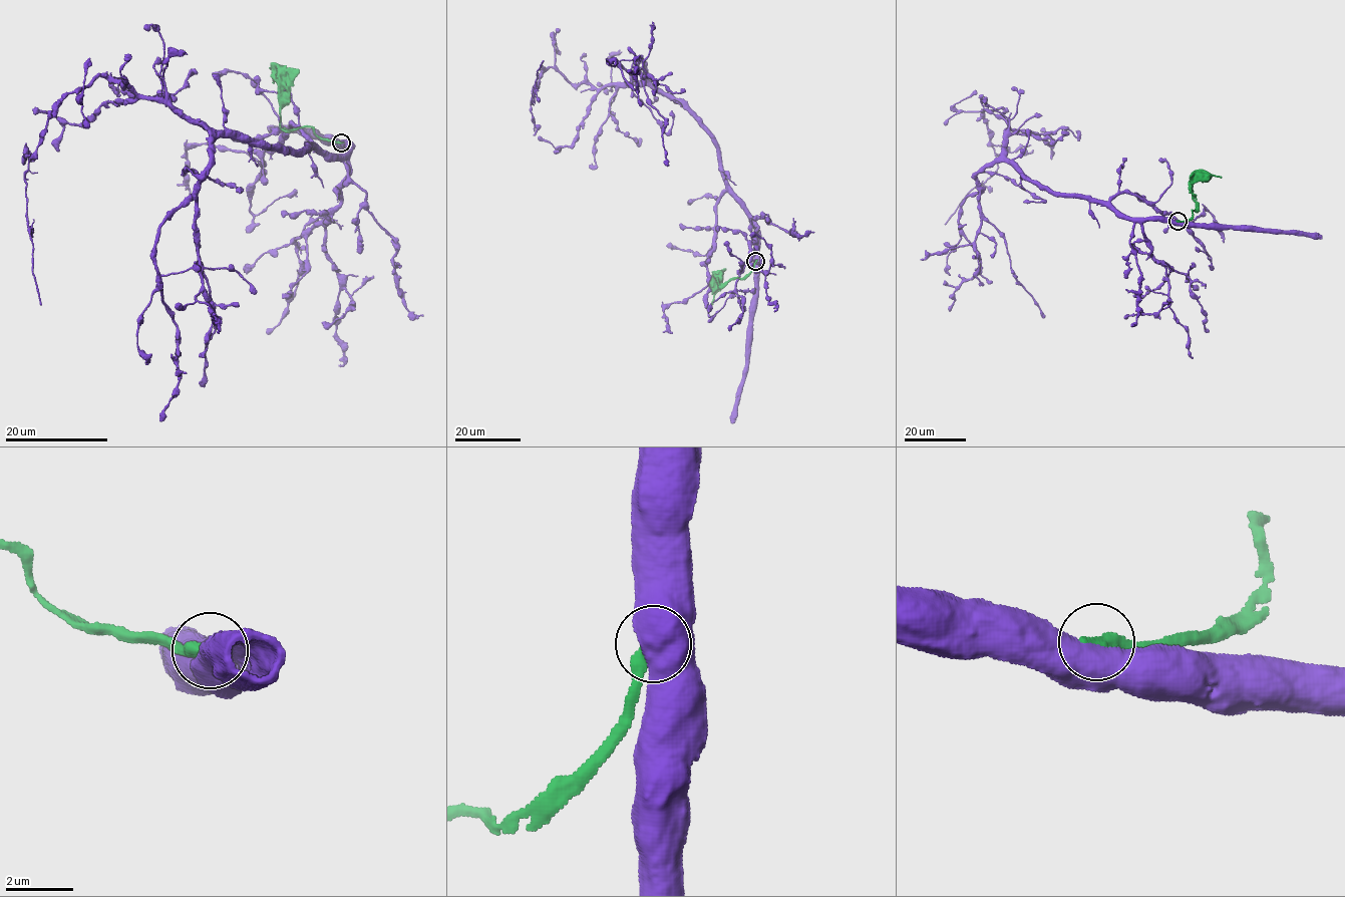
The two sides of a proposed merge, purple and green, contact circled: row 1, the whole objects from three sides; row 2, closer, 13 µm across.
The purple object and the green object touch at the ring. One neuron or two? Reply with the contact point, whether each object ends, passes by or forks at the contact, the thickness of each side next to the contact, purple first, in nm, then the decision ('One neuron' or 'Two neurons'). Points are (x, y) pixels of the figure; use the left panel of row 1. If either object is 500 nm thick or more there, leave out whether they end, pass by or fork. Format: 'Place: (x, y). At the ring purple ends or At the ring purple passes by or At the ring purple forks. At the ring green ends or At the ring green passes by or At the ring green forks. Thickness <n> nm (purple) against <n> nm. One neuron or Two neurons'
Place: (341, 142). Thickness 750 nm (purple) against 480 nm. Two neurons

